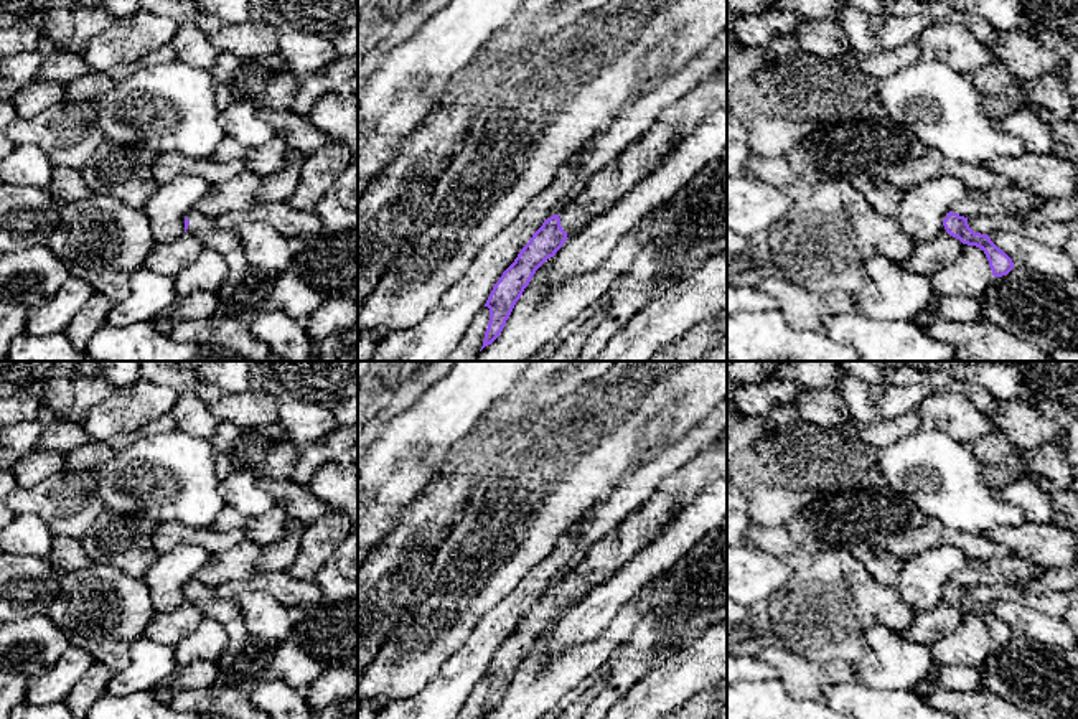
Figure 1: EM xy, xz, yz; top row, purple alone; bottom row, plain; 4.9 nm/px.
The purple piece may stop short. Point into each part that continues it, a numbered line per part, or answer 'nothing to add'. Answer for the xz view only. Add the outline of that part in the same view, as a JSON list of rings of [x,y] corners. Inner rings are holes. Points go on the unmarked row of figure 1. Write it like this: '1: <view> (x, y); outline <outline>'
1: xz (607, 556); outline [[[727,437],[714,440],[694,460],[668,477],[648,501],[597,541],[559,582],[565,602],[574,605],[623,566],[668,526],[673,516],[727,470]]]

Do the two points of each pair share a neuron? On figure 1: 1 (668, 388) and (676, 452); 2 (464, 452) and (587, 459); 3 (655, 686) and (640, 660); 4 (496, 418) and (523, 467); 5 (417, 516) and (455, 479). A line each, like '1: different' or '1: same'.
1: different
2: different
3: different
4: different
5: same

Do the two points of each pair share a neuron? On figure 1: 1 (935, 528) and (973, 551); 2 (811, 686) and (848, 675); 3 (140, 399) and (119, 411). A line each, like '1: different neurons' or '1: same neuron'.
1: same neuron
2: same neuron
3: same neuron

